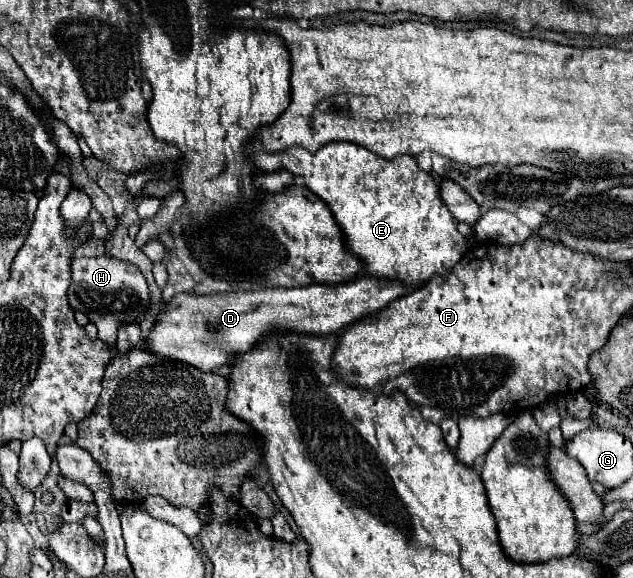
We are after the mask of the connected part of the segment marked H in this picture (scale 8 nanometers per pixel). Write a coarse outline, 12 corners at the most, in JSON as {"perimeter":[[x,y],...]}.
{"perimeter":[[115,256],[75,258],[67,298],[115,344],[151,312],[141,270]]}

